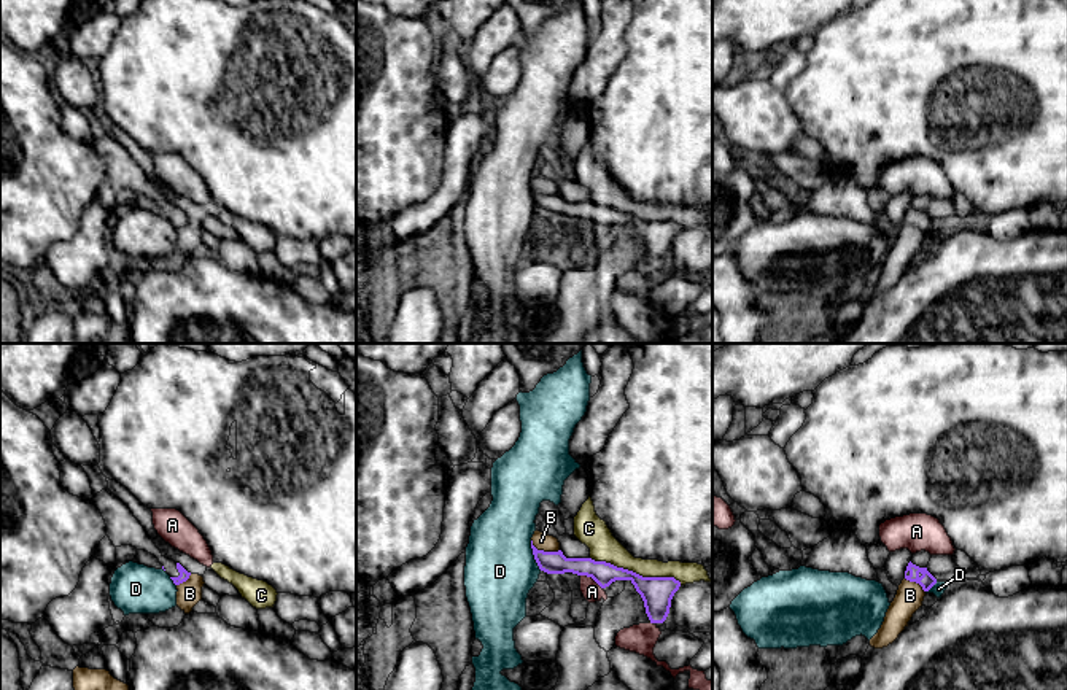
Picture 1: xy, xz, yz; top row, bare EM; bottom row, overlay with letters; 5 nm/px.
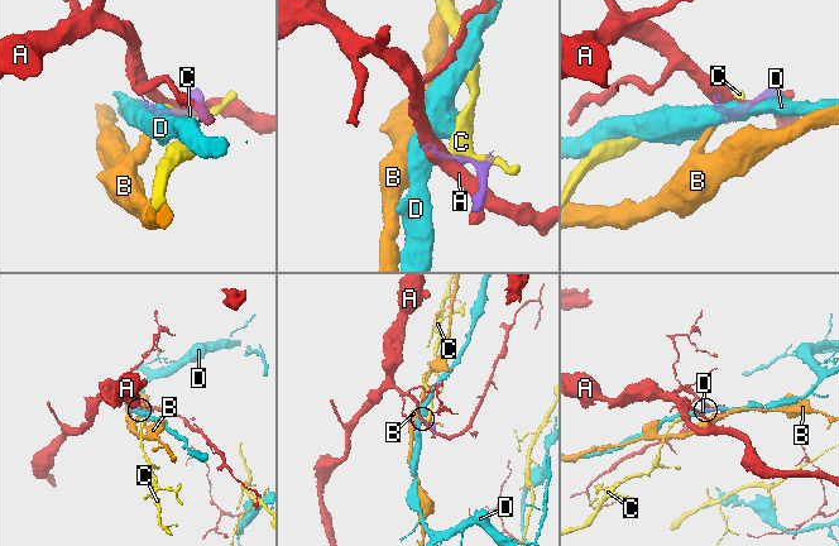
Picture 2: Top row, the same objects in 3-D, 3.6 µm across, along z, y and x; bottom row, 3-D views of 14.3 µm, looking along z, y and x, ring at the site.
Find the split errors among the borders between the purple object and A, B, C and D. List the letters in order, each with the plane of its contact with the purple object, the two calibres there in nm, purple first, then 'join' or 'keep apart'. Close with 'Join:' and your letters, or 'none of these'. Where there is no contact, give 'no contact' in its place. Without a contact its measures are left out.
A: xz | 120/100 nm | keep apart
B: xz | 110/90 nm | keep apart
C: xz | 160/150 nm | keep apart
D: xz | 110/360 nm | keep apart
Join: none of these

